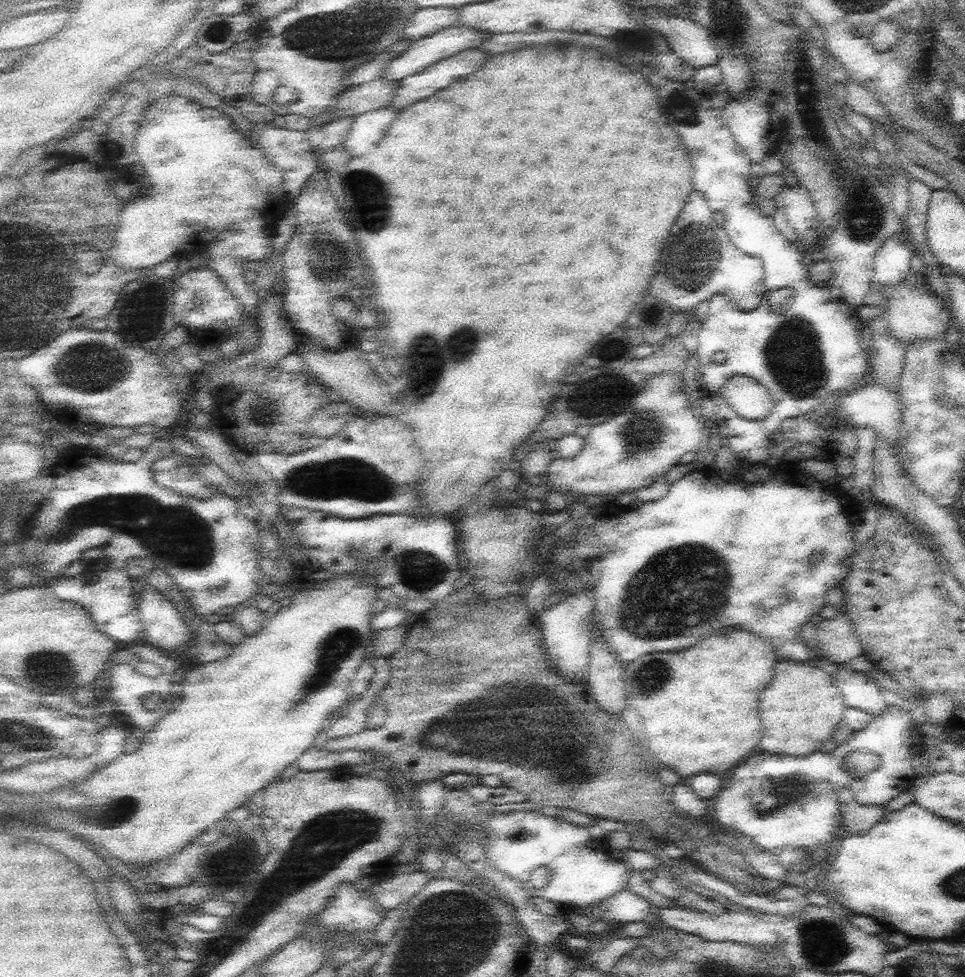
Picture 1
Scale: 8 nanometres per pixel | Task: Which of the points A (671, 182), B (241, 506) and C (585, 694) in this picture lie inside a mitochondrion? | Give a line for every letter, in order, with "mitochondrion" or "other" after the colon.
A: other
B: other
C: other

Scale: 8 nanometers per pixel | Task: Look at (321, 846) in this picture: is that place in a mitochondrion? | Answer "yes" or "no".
yes

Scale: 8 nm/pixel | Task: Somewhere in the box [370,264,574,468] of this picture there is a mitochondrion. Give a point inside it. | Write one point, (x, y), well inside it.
(463, 344)

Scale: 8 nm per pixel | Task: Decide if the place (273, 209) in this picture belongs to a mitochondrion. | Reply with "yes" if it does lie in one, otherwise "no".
no

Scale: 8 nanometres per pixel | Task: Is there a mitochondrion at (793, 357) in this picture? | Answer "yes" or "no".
yes

